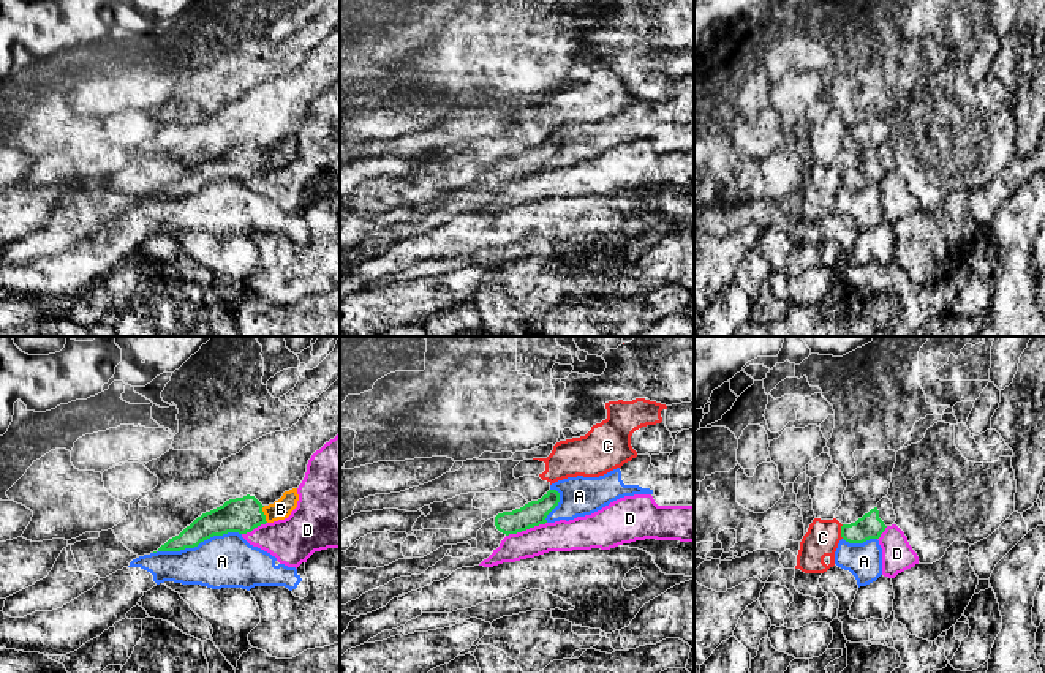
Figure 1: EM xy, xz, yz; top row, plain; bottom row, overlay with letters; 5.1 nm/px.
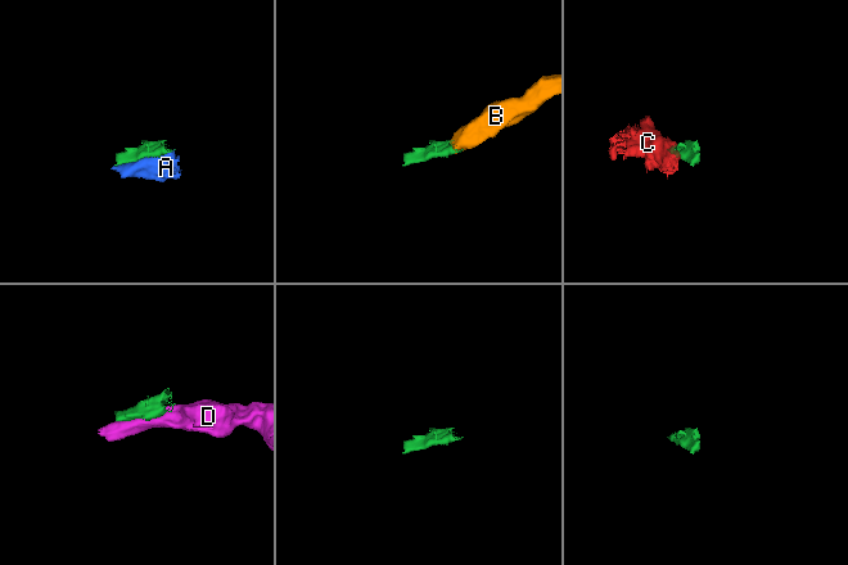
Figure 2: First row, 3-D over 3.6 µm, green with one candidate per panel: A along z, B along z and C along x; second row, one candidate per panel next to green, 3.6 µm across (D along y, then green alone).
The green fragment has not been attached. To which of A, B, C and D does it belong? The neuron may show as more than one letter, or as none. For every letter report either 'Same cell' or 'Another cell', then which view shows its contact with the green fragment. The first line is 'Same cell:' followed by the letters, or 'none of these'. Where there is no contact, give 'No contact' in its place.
Same cell: B
A: Another cell. Touches green in xy
B: Same cell. Touches green in xy
C: Another cell. Touches green in yz
D: Another cell. Touches green in xz

